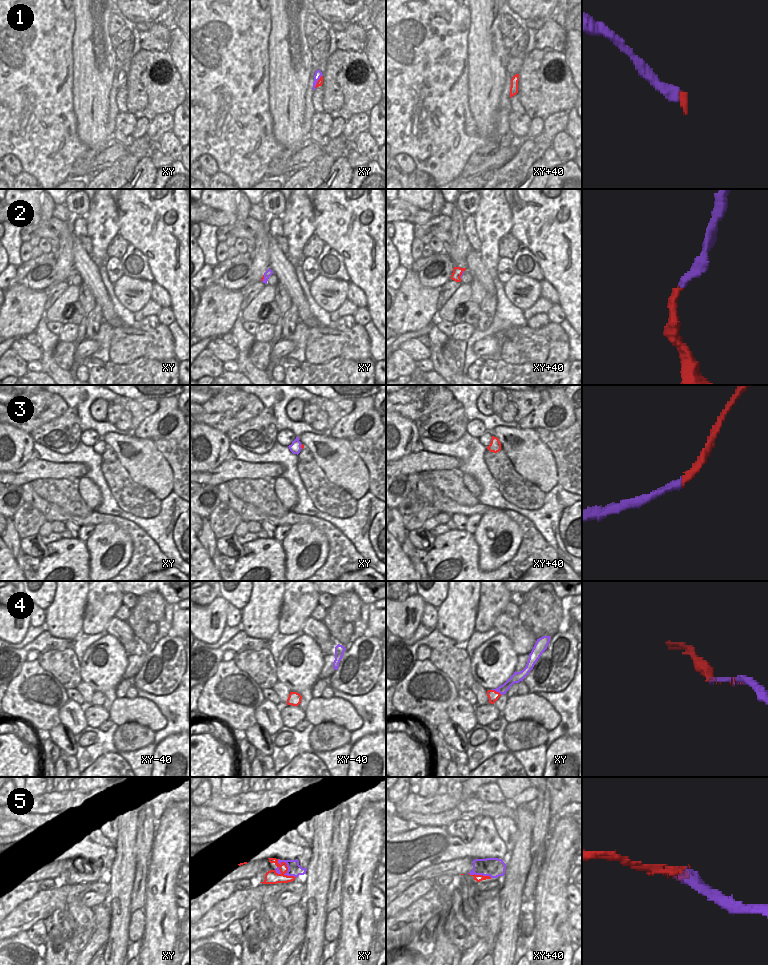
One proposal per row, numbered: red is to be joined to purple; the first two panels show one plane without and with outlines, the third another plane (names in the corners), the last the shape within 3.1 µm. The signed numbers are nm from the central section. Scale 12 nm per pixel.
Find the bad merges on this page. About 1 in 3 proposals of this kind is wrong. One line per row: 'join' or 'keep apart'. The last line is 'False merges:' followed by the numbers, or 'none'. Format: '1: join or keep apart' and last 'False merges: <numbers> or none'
1: join
2: join
3: join
4: keep apart
5: join
False merges: 4

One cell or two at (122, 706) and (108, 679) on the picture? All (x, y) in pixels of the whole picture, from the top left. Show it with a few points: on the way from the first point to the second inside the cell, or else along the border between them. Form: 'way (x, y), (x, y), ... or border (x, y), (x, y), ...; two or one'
border (116, 697), (108, 710); two

